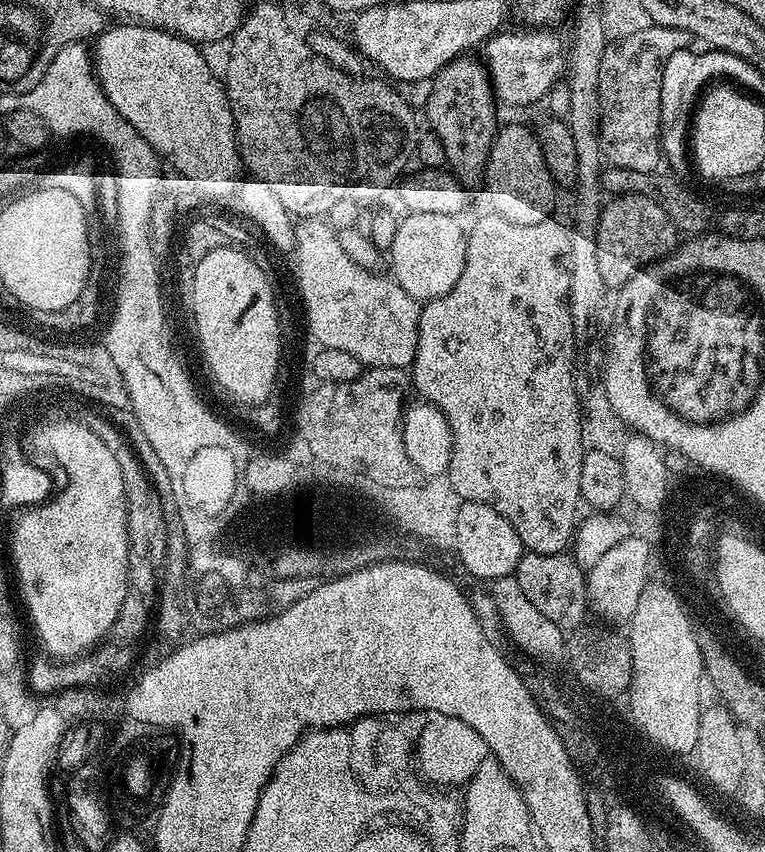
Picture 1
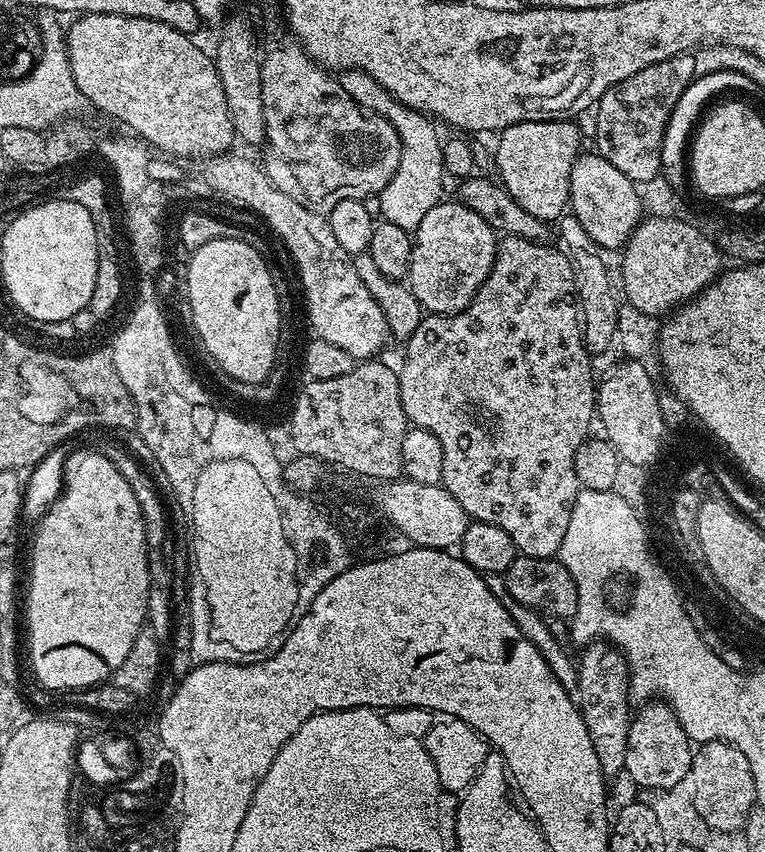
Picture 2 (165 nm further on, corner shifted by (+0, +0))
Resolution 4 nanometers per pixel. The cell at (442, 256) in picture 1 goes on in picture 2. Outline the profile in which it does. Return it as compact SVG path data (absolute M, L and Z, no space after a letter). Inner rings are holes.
M464 203L435 204L414 233L410 270L406 277L421 309L428 314L450 316L470 306L496 261L497 243L497 231Z

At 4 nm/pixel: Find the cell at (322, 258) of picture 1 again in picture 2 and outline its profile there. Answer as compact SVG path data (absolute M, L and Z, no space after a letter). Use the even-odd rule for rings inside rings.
M221 154L207 157L204 164L204 180L228 200L239 200L244 208L257 212L268 223L268 228L284 243L286 251L296 263L300 284L304 287L304 300L308 303L308 320L317 337L350 354L353 361L363 362L379 357L384 343L389 343L390 333L382 306L374 302L374 294L366 290L358 270L354 270L352 256L342 250L334 238L327 219L321 213L310 210L307 204L290 198L278 186L268 181L267 171L244 156Z

